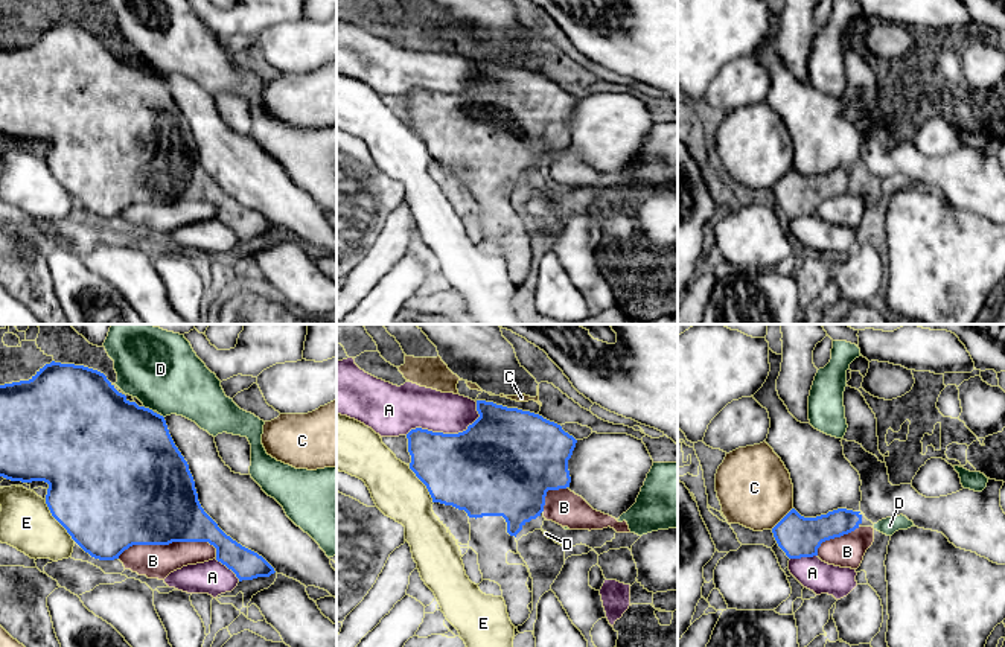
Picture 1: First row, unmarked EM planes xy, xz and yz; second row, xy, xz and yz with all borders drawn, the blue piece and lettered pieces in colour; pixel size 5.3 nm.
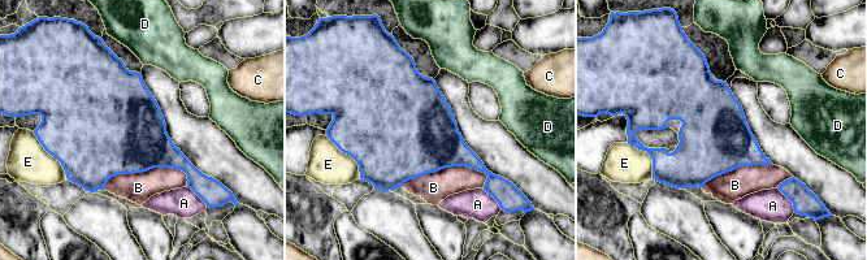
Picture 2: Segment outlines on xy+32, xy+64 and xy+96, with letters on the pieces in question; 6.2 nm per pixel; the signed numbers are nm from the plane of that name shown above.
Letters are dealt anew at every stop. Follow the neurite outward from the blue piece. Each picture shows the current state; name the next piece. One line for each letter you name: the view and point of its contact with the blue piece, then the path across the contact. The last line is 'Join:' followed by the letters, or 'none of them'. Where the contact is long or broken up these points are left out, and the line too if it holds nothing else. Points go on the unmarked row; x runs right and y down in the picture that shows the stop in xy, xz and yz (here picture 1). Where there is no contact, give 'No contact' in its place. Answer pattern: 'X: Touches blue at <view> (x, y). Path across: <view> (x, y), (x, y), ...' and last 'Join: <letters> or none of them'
Join: none of them

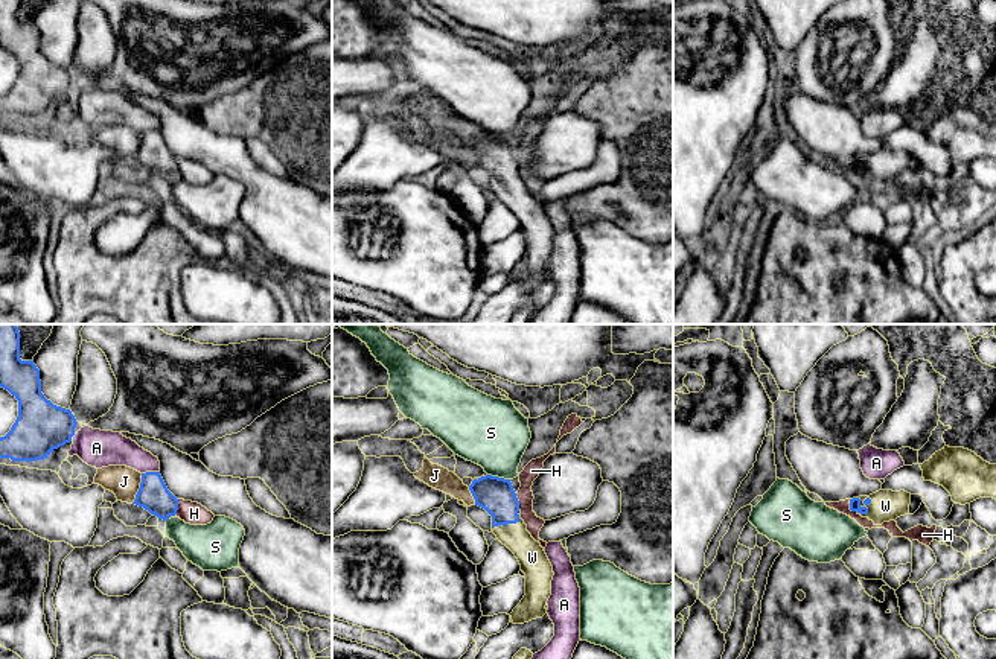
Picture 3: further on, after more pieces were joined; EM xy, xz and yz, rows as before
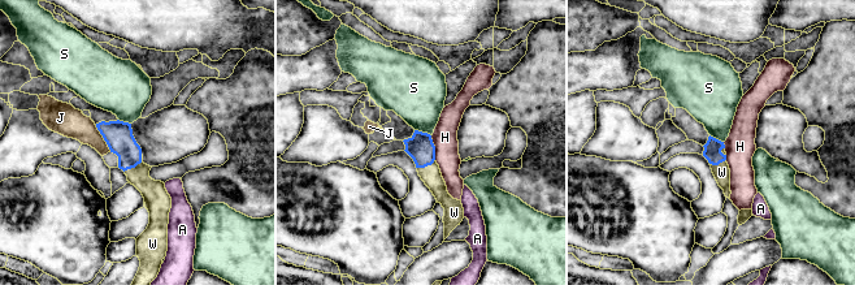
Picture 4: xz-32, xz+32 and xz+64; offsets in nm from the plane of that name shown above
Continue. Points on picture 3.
W: Touches blue at yz (865, 166). Path across: yz (855, 163), (865, 166), (885, 165)
Join: W

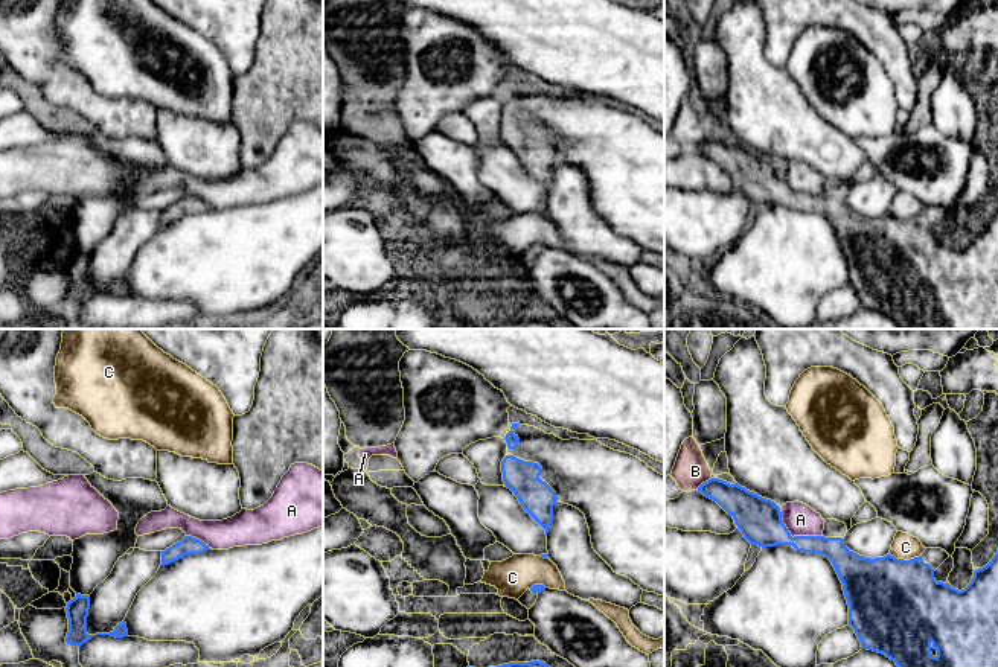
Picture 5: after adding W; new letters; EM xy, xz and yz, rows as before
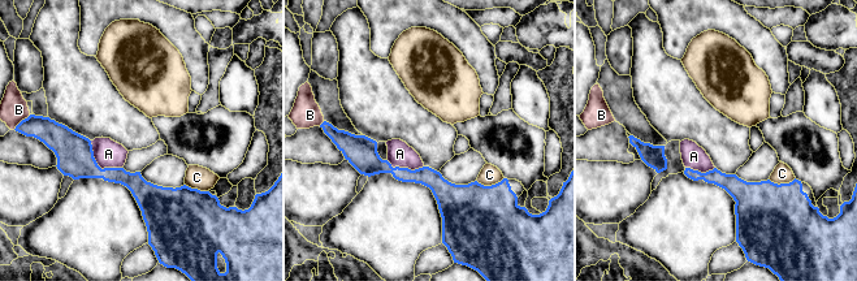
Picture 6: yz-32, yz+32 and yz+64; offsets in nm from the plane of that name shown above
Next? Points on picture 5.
Join: none of them

